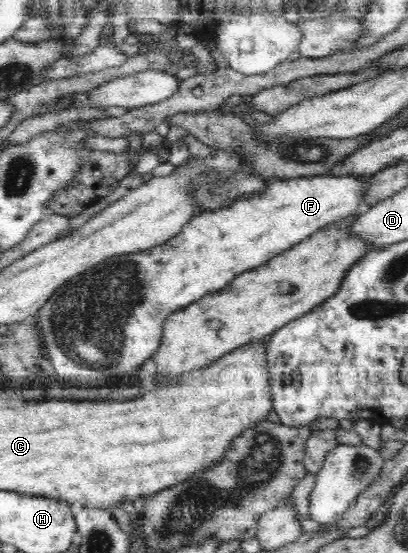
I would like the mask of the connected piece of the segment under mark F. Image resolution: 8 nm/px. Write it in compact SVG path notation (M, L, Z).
M321 175L316 177L304 178L276 178L276 184L272 184L272 188L268 189L268 196L260 195L260 200L240 200L240 204L236 204L236 208L226 207L224 212L212 211L212 216L200 216L195 214L187 224L182 228L179 234L176 234L171 240L165 244L159 244L148 251L132 252L130 255L118 255L112 259L104 260L104 264L100 263L100 268L92 267L92 272L84 274L84 276L76 276L76 280L68 280L63 284L46 304L38 310L38 325L46 337L47 357L49 366L54 366L54 370L58 370L58 376L62 376L68 386L76 384L78 380L82 380L82 386L72 386L72 388L102 388L102 386L116 386L120 384L122 376L134 374L134 370L138 370L140 364L144 364L150 356L154 355L158 350L159 344L163 336L164 321L176 311L187 307L189 304L195 303L203 296L210 295L213 292L222 290L227 284L236 278L236 275L258 268L273 256L288 250L291 246L299 244L302 240L306 240L316 234L328 224L334 224L352 214L359 214L363 209L367 208L364 202L365 184L369 178L342 178L331 175Z

